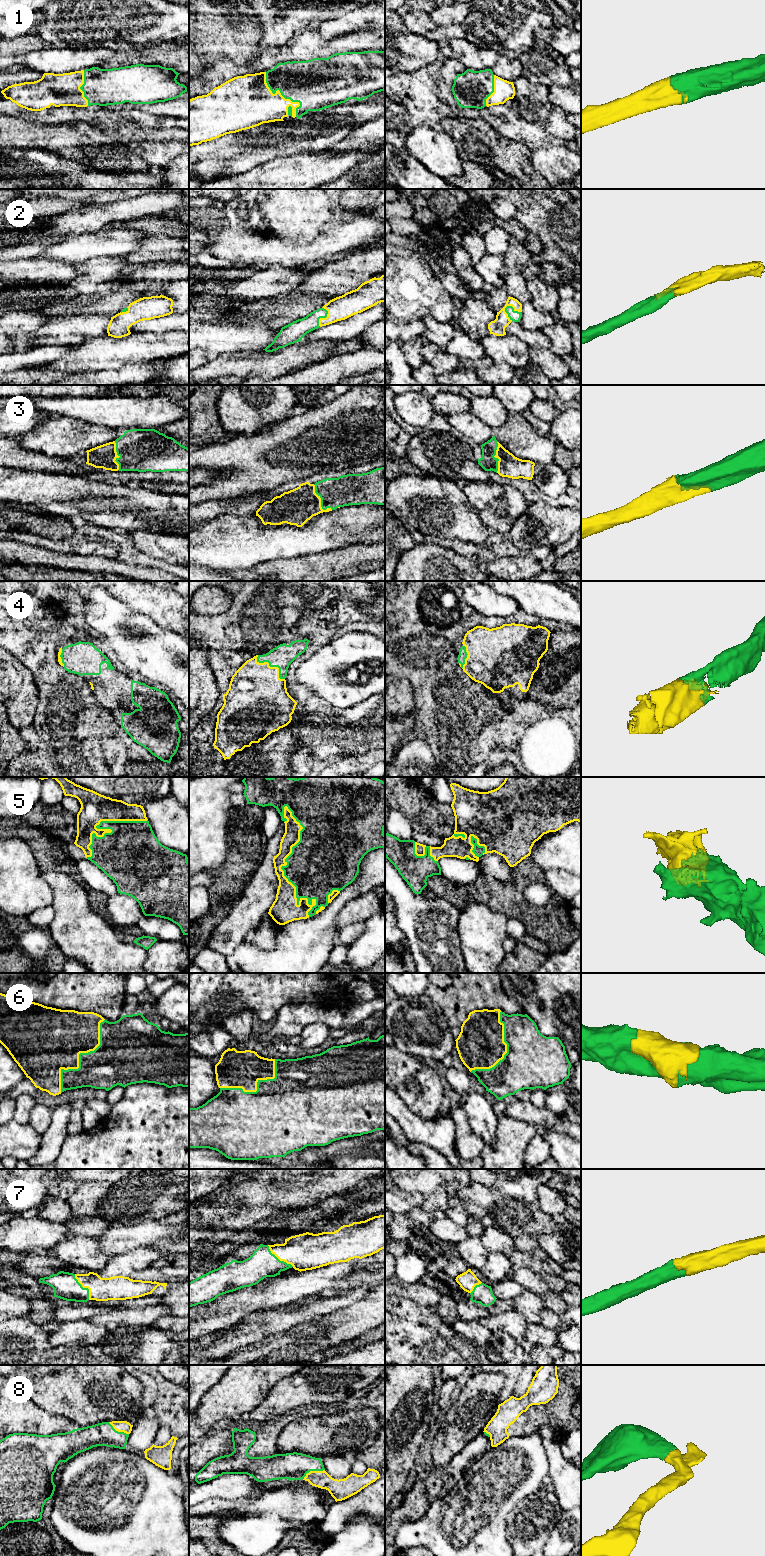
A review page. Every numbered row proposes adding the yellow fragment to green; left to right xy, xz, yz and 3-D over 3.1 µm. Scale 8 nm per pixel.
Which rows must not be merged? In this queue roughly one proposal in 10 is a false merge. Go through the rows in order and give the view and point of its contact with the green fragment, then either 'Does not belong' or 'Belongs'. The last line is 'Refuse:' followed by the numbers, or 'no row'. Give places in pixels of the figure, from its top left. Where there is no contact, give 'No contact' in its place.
1: Touches green at xz (282, 95). Belongs
2: Touches green at yz (512, 307). Belongs
3: Touches green at xz (321, 501). Belongs
4: Touches green at xz (272, 666). Belongs
5: Touches green at xz (282, 866). Belongs
6: Touches green at xy (79, 1058). Belongs
7: Touches green at xy (84, 1288). Belongs
8: Touches green at xz (312, 1470). Belongs
Refuse: no row

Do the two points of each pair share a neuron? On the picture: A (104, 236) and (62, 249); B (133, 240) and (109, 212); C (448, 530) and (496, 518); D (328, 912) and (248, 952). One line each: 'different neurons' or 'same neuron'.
A: same neuron
B: different neurons
C: different neurons
D: same neuron

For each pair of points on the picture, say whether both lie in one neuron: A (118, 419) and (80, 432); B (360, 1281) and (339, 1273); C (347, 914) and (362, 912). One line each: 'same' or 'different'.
A: different
B: same
C: same

